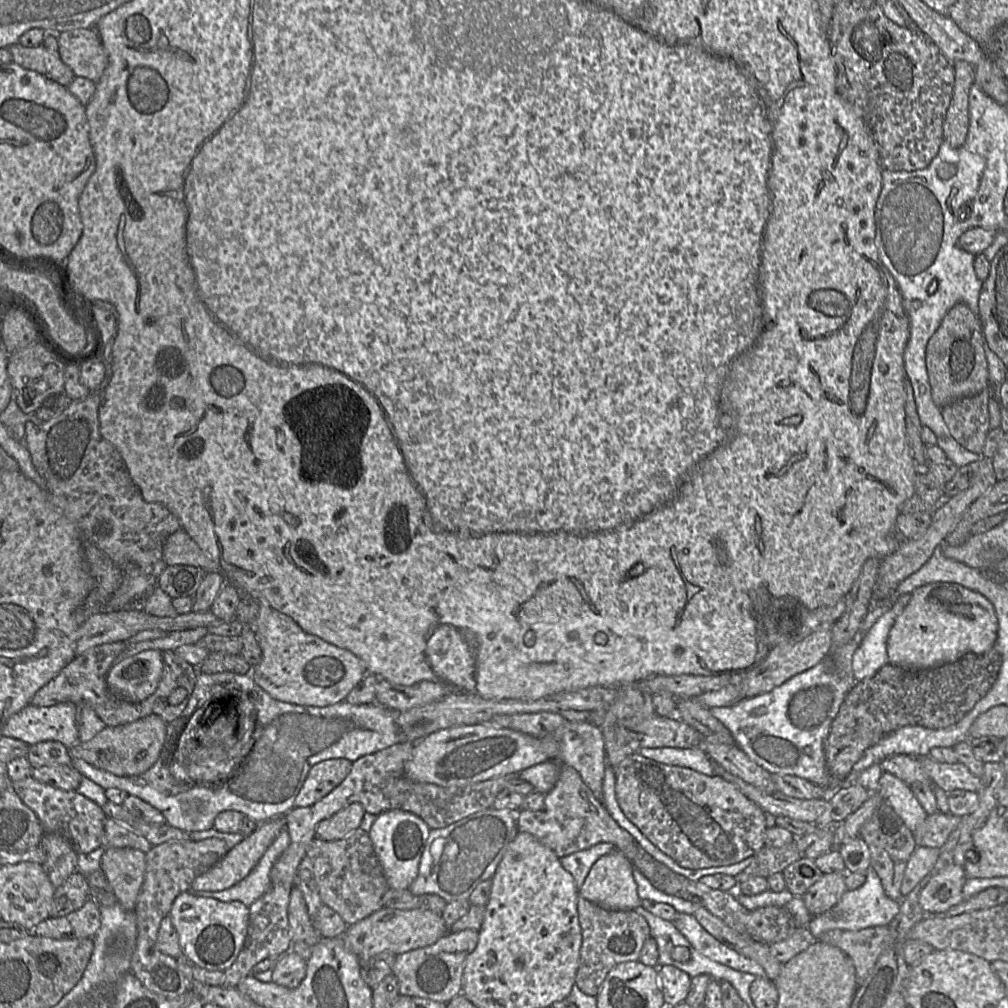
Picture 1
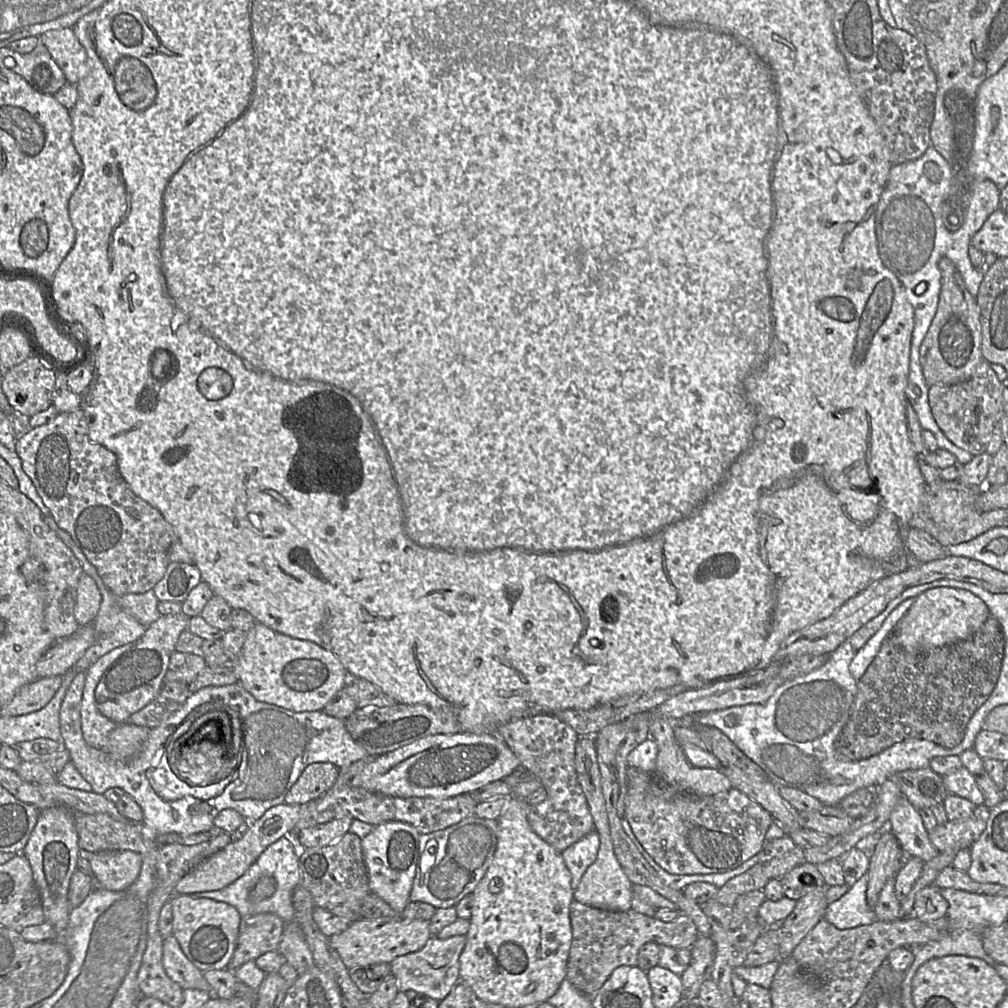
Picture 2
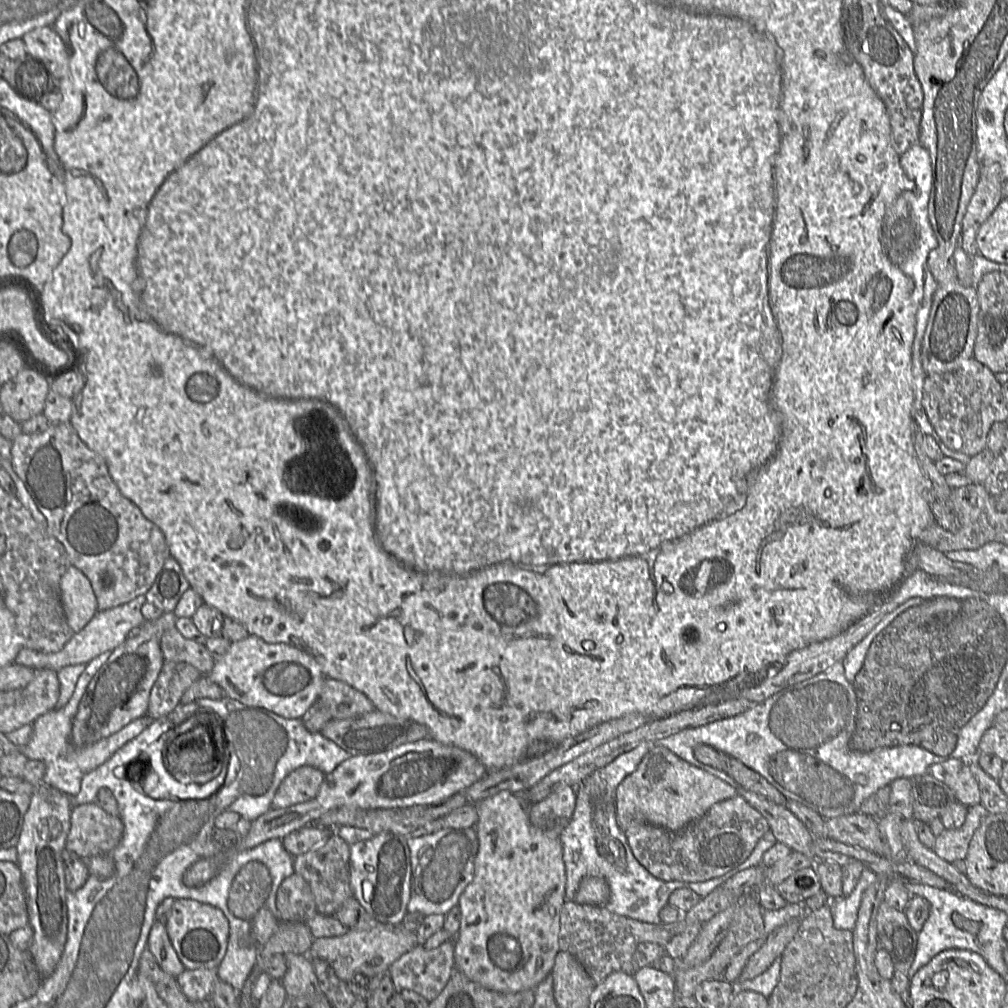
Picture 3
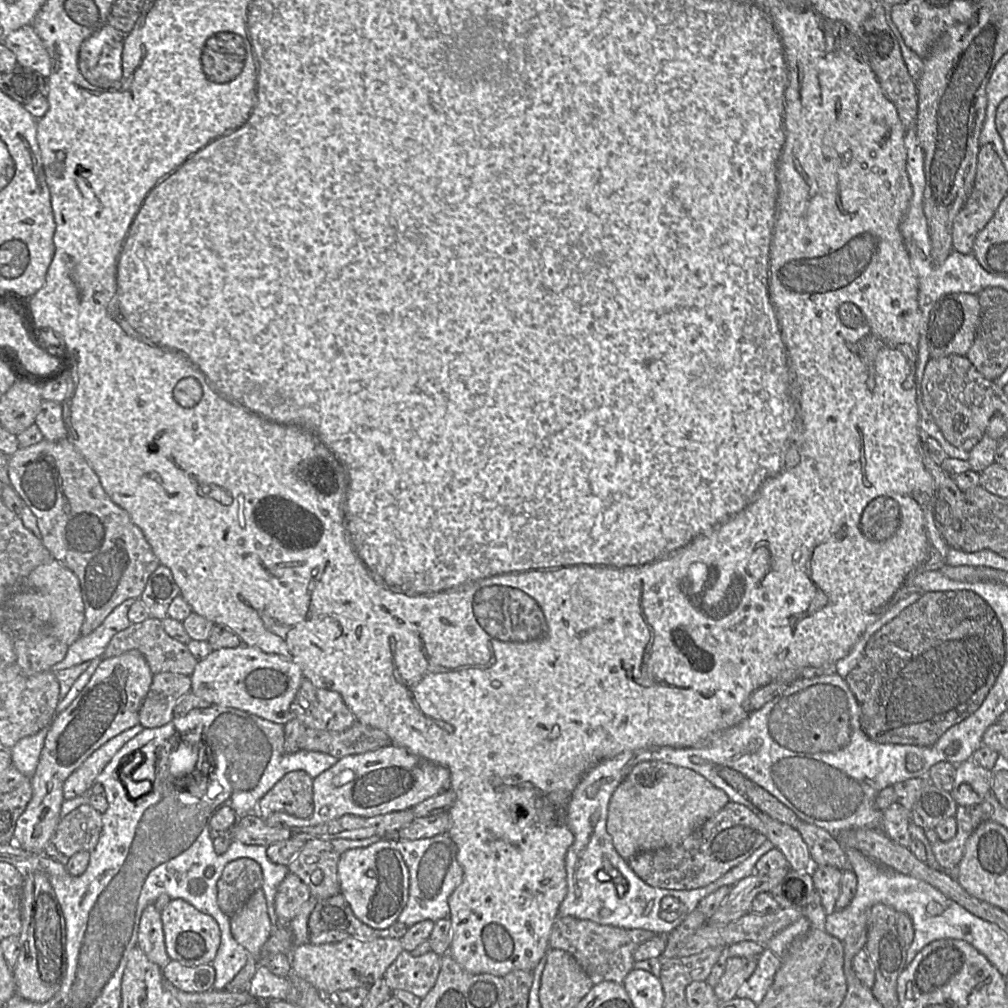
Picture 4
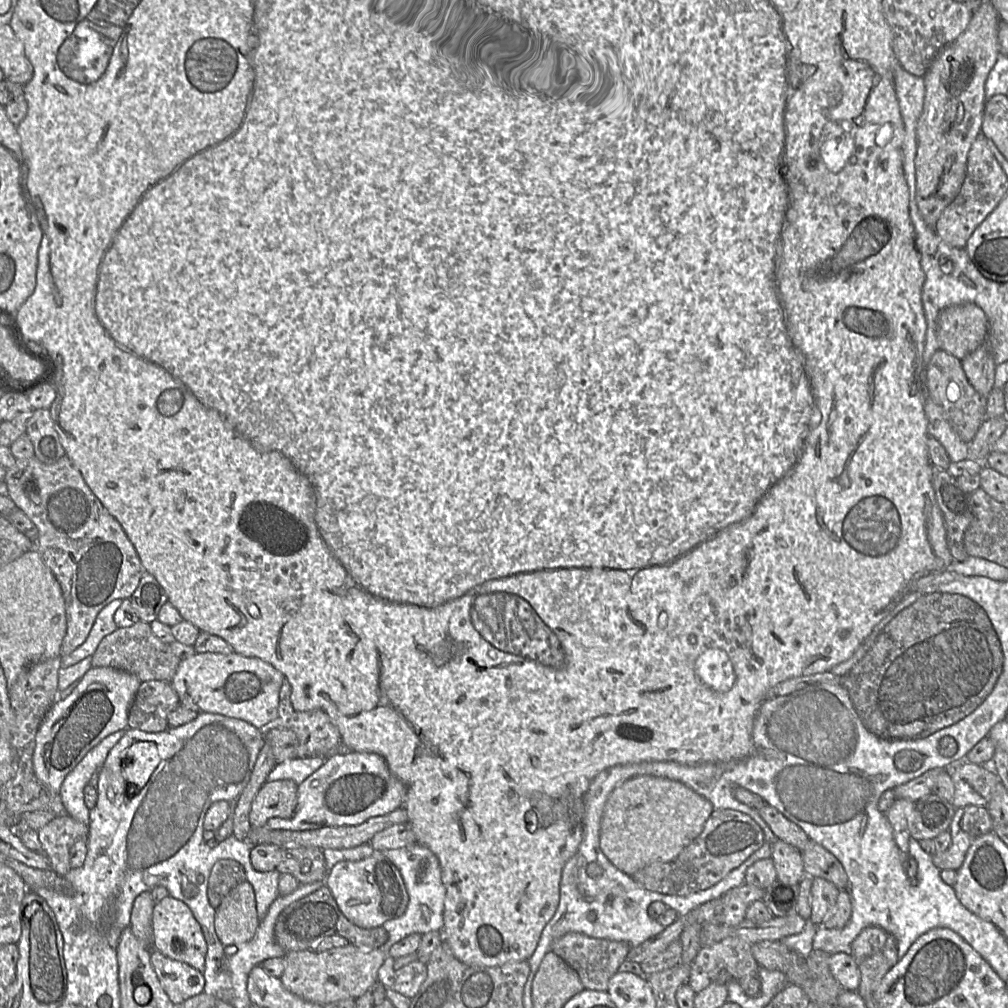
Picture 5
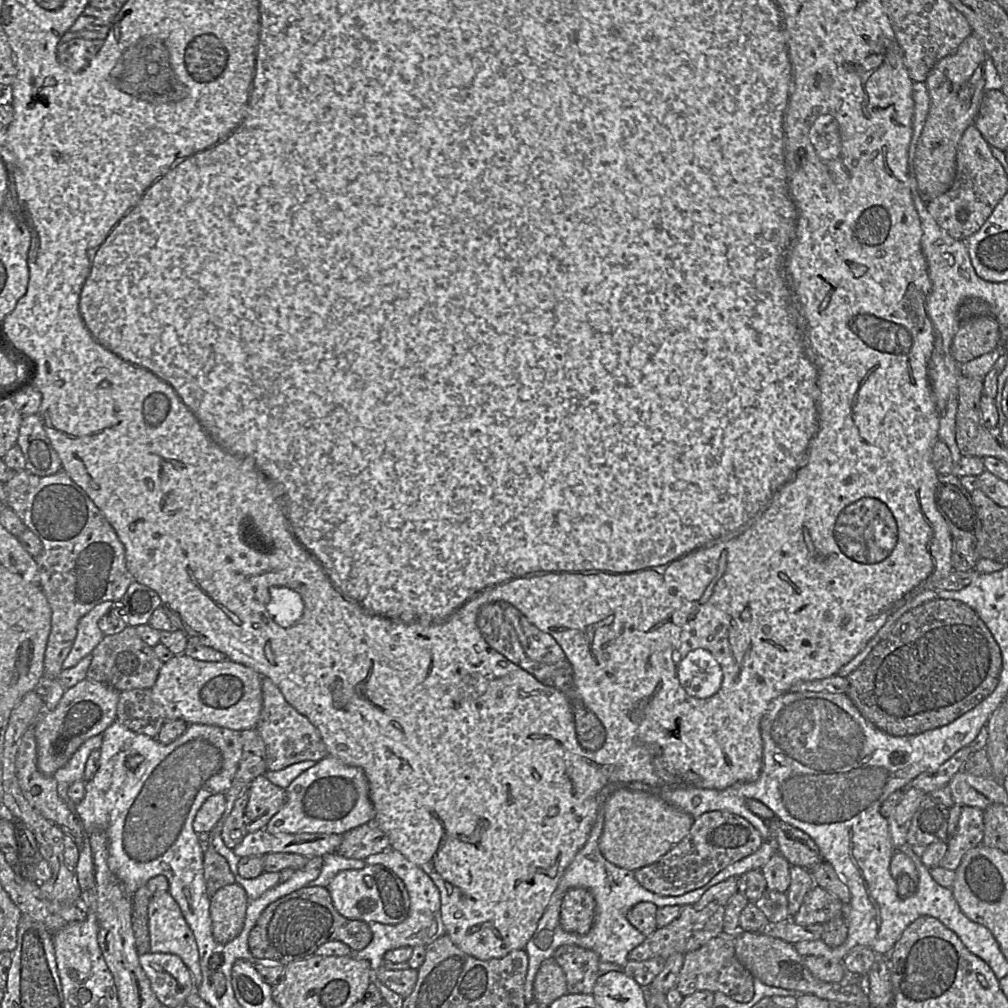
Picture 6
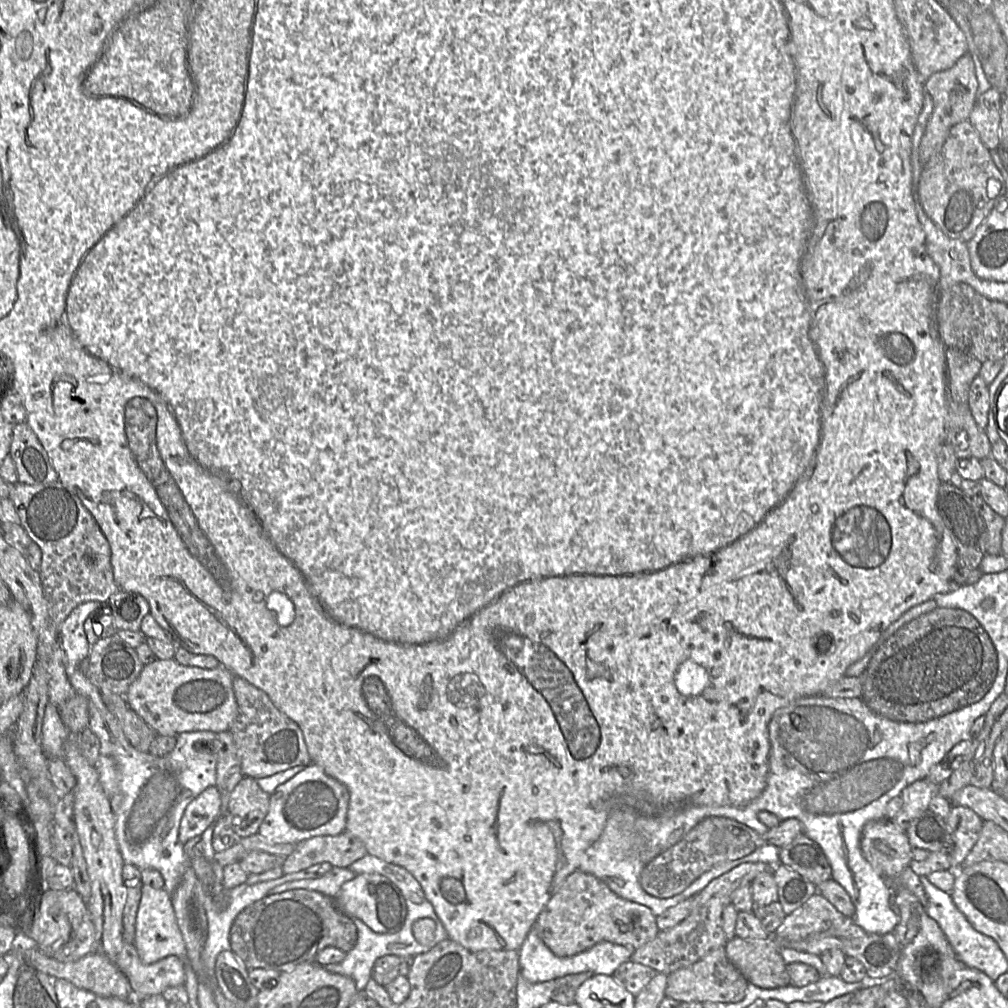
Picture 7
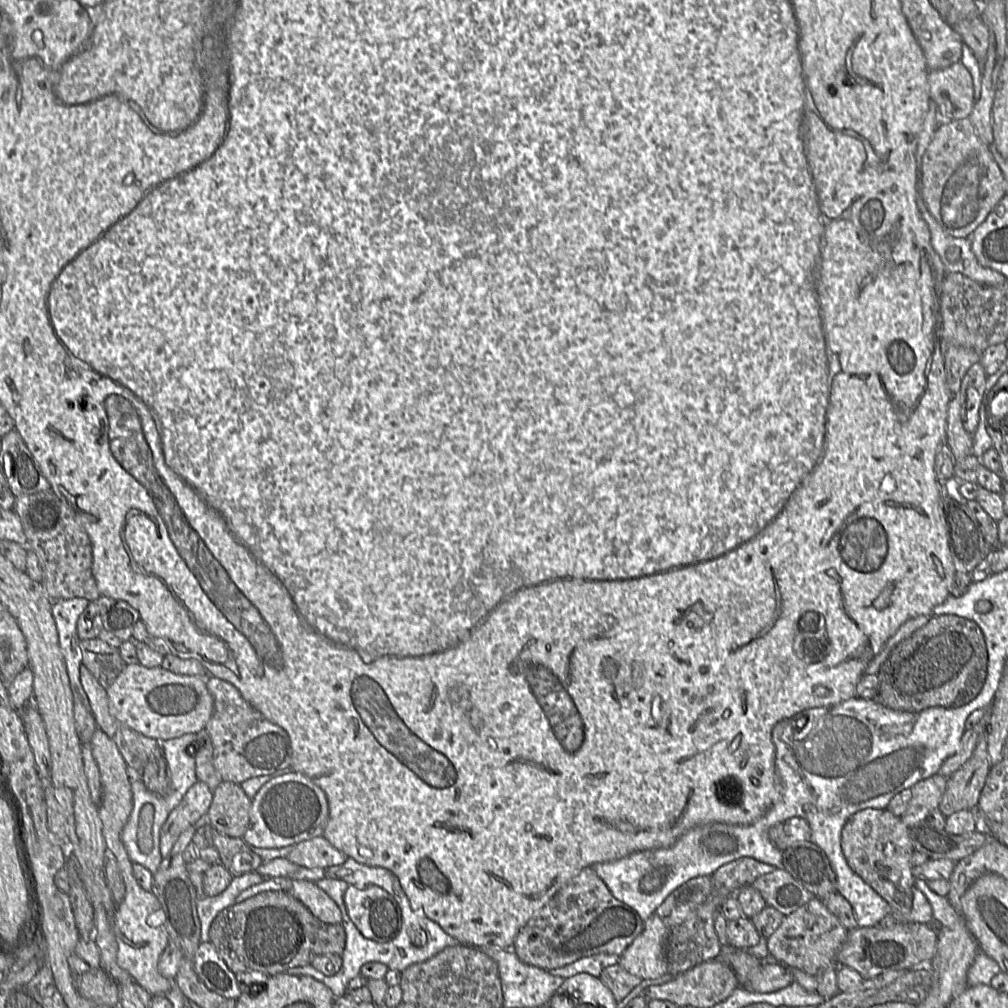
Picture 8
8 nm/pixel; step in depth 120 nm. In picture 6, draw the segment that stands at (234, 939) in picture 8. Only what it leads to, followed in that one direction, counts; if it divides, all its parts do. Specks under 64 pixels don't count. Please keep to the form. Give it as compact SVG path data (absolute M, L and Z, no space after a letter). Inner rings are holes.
M305 886L277 899L263 910L248 935L248 946L255 963L287 965L314 955L322 944L329 941L341 941L352 951L360 951L371 942L372 937L366 922L345 918L337 912L326 887Z

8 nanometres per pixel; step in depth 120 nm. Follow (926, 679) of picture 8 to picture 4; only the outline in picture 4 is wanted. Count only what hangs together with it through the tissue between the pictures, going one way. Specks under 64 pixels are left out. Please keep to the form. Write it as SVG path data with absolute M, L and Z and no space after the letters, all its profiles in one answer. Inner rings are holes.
M964 590L932 591L924 593L919 600L902 610L898 616L870 638L860 660L847 674L845 681L857 700L861 728L869 739L878 743L931 747L948 729L961 723L980 708L996 683L1005 664L1005 658L1006 646L1003 627L996 612L985 599L979 594Z

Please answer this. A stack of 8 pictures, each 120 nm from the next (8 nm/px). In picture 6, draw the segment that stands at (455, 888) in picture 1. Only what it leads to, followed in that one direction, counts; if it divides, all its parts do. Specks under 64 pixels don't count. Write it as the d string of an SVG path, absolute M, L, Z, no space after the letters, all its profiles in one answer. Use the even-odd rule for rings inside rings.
M392 848L377 854L372 854L364 860L367 865L379 864L391 869L402 880L410 900L409 913L401 923L395 925L381 924L378 922L367 923L373 934L371 942L364 949L352 951L350 954L355 959L368 960L375 978L375 971L382 965L384 954L387 951L404 946L412 948L417 945L427 946L446 934L446 929L441 919L439 890L428 874L419 866Z

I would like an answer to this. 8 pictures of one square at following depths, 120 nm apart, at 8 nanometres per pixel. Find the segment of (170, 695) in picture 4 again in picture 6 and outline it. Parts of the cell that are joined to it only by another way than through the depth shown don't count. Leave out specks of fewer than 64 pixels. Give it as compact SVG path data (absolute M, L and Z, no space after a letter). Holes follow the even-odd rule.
M148 688L120 692L117 720L130 730L155 739L166 722Z

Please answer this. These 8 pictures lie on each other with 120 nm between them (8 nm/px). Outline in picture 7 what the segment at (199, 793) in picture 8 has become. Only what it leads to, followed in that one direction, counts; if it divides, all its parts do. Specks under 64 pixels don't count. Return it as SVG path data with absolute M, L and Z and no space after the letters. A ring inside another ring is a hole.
M206 788L184 811L179 827L179 842L184 844L191 838L200 837L219 818L220 808L221 796L217 788Z

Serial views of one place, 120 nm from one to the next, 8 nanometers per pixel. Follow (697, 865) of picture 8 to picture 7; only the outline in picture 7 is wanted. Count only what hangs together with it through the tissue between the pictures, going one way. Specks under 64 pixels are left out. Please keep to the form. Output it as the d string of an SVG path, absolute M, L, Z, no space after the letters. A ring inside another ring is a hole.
M616 807L611 810L607 821L605 823L604 829L599 836L599 838L586 850L583 855L581 862L578 866L578 869L581 871L593 874L600 880L602 880L615 894L618 896L636 902L642 905L647 906L651 909L655 916L661 914L667 908L676 905L682 900L687 898L694 897L700 891L702 891L713 879L727 873L733 869L733 862L737 861L732 860L725 862L723 864L717 865L707 872L699 876L695 881L693 881L685 890L675 894L671 897L658 898L648 894L640 885L639 876L643 868L656 856L666 851L668 848L676 844L675 838L671 832L663 829L661 825L657 824L657 821L653 818L653 815L645 815L641 811L632 809L632 808L622 808Z

